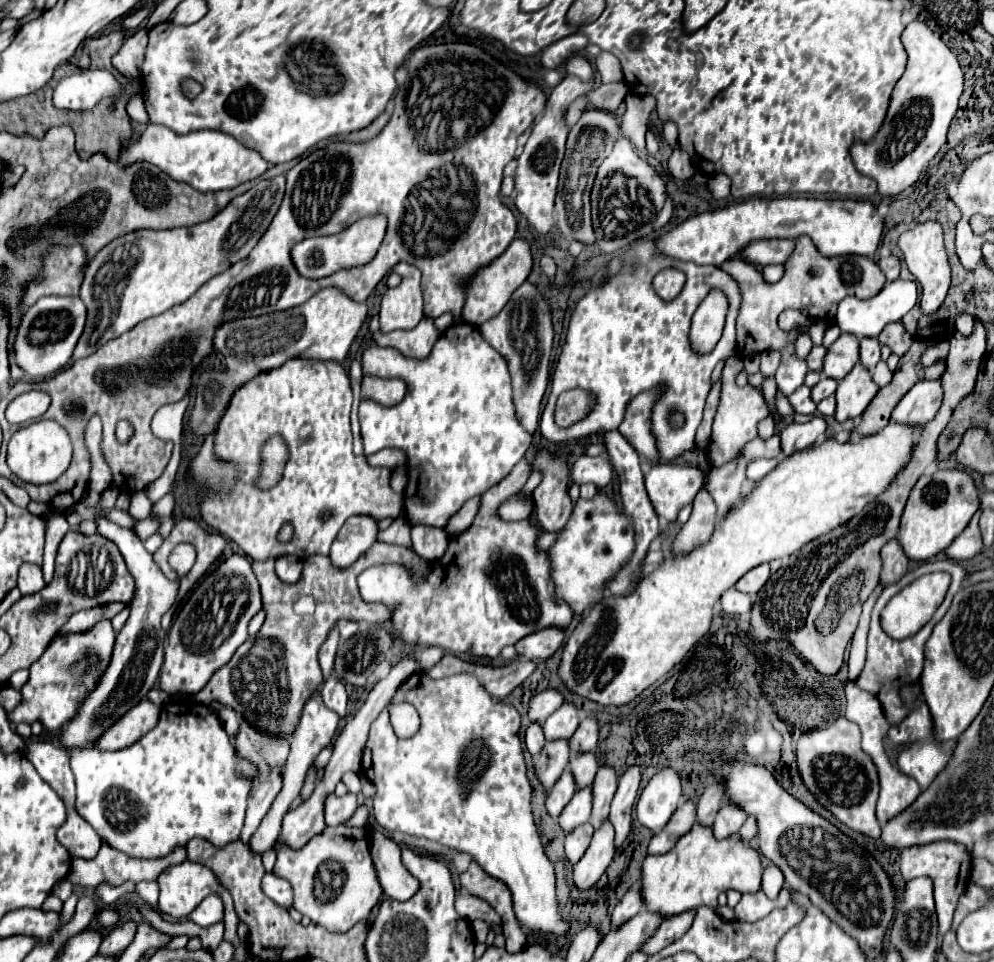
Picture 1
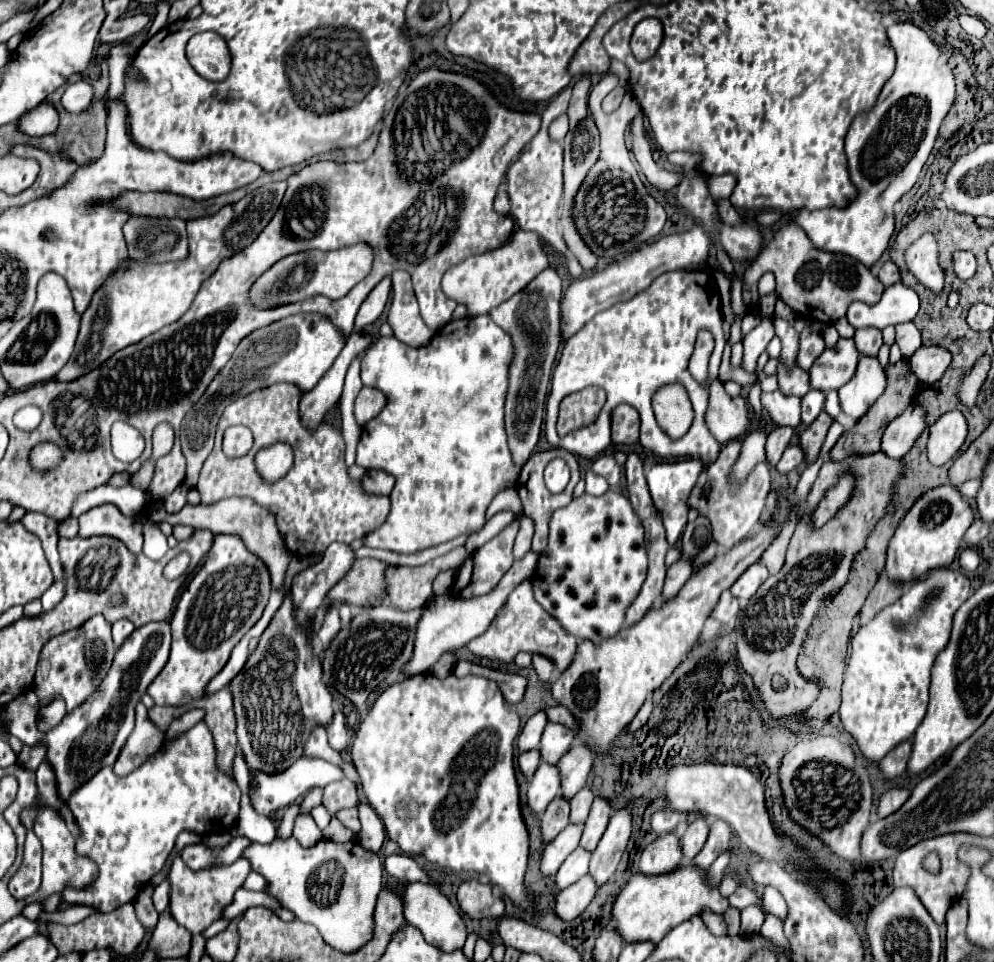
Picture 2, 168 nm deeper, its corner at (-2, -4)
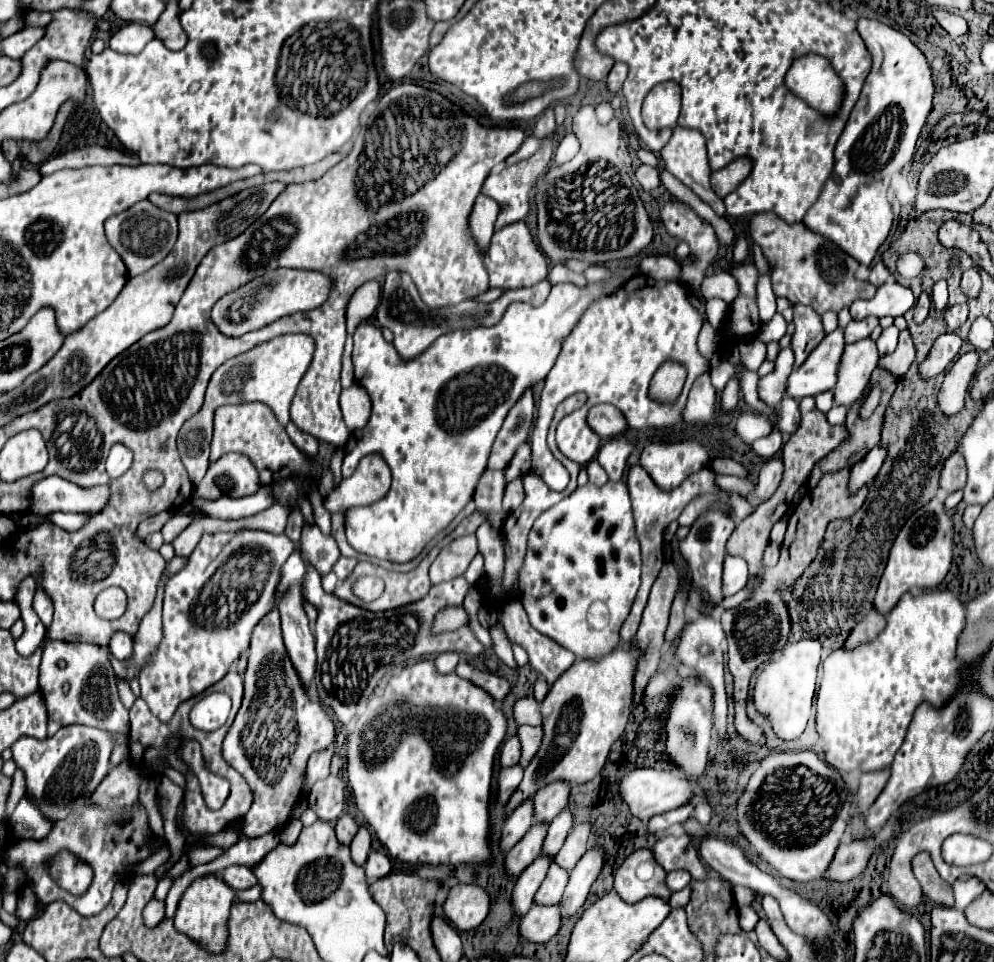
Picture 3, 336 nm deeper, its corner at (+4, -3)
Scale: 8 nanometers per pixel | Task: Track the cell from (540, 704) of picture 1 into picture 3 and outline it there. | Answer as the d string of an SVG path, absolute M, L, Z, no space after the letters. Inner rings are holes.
M513 735L513 737L509 737L509 739L505 741L505 745L503 745L503 749L501 749L501 757L499 757L501 767L519 763L519 757L521 757L521 741L519 741L517 735Z

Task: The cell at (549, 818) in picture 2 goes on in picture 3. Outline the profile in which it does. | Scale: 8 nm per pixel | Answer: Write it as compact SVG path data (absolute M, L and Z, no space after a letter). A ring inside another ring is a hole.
M535 823L525 833L525 837L515 845L515 849L511 849L507 853L505 869L509 875L519 875L531 861L535 861L535 857L541 855L541 847L543 847L547 829L549 829L549 823L543 823L543 825Z

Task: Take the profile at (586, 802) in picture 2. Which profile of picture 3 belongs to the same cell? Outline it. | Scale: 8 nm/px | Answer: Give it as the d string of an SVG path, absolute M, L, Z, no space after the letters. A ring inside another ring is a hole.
M563 809L563 813L559 813L551 825L549 825L549 831L547 831L547 837L545 837L545 843L543 843L543 853L545 855L555 855L559 853L565 837L569 835L573 827L573 811L571 809Z

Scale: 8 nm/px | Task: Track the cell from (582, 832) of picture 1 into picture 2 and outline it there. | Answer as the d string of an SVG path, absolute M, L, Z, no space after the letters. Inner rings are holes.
M583 848L573 850L567 860L561 864L559 872L555 874L555 888L563 890L571 884L575 884L579 878L583 878L587 874L587 866L589 866L589 858L591 854Z

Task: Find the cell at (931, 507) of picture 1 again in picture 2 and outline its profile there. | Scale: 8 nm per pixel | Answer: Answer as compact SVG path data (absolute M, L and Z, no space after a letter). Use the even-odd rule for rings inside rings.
M945 484L935 490L925 492L913 508L905 514L901 524L895 530L895 536L889 542L887 550L887 566L885 574L895 584L911 584L925 576L935 568L947 568L961 548L963 534L973 522L973 510L969 502L955 490L953 486Z

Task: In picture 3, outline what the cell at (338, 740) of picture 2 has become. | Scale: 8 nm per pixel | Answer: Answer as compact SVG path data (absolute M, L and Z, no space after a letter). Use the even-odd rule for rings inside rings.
M333 745L327 747L325 751L319 751L319 753L313 753L309 757L309 763L307 763L307 785L311 787L317 779L323 779L329 775L329 761L333 757L335 749Z

